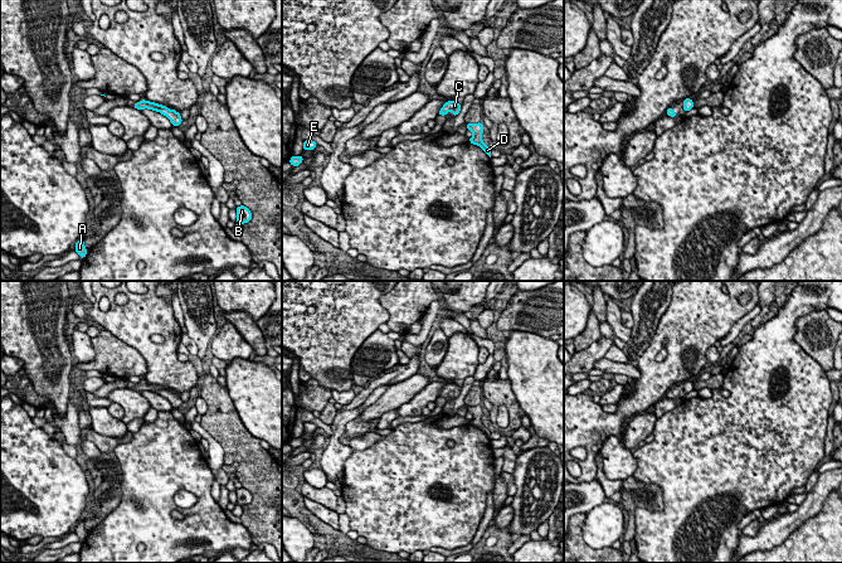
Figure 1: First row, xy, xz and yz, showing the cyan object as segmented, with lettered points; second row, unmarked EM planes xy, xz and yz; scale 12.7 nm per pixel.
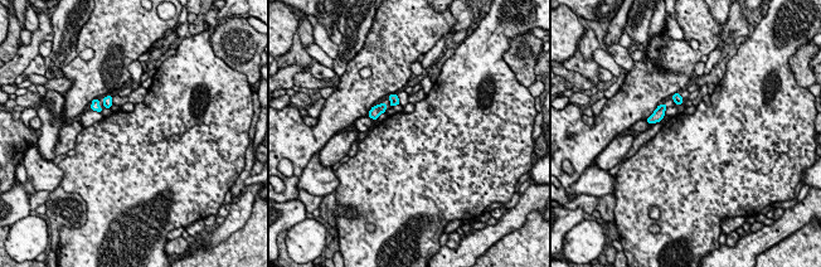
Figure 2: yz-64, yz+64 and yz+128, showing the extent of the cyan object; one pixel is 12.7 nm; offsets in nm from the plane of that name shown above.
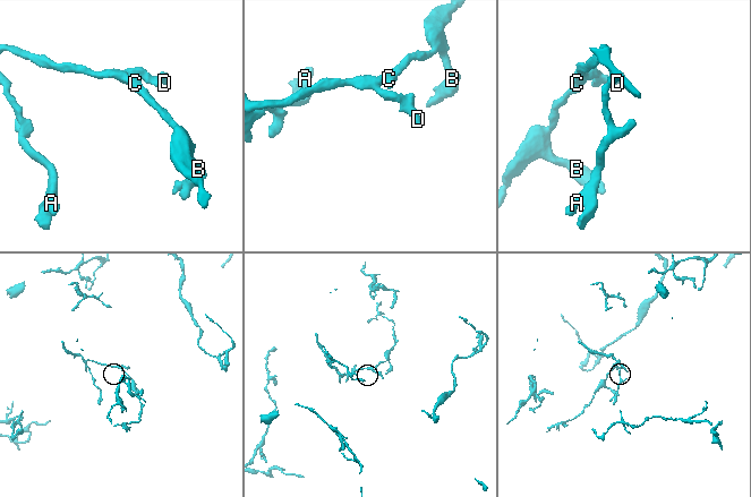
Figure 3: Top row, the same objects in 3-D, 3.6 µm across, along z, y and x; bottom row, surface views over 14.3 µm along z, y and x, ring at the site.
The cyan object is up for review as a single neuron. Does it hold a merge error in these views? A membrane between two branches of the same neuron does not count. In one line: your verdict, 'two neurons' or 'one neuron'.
one neuron

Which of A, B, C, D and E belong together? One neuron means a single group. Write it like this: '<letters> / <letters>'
A B C D E

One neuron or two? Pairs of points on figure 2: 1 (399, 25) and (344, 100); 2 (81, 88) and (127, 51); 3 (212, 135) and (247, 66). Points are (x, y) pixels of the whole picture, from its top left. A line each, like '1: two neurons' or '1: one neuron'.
1: one neuron
2: one neuron
3: two neurons

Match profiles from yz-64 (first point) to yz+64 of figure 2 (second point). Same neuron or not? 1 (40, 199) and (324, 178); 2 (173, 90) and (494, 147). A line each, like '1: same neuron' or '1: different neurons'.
1: different neurons
2: same neuron

